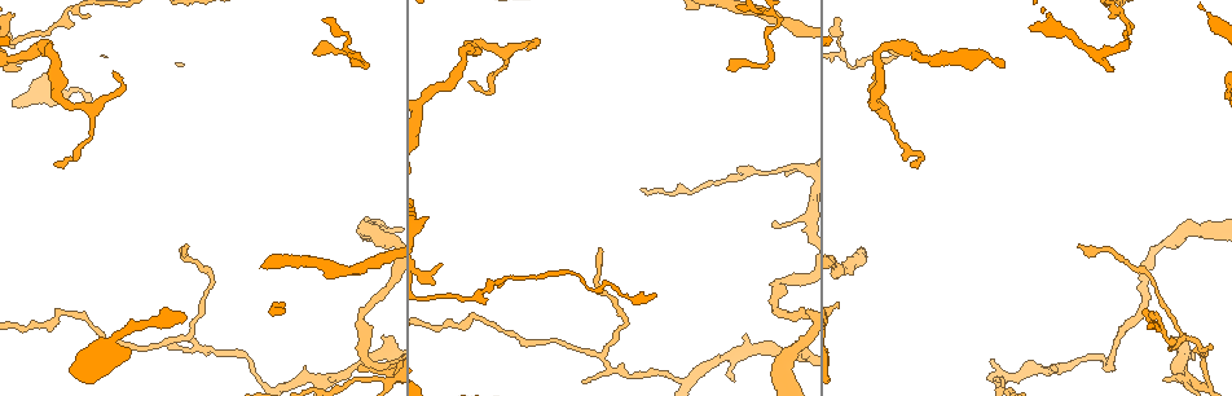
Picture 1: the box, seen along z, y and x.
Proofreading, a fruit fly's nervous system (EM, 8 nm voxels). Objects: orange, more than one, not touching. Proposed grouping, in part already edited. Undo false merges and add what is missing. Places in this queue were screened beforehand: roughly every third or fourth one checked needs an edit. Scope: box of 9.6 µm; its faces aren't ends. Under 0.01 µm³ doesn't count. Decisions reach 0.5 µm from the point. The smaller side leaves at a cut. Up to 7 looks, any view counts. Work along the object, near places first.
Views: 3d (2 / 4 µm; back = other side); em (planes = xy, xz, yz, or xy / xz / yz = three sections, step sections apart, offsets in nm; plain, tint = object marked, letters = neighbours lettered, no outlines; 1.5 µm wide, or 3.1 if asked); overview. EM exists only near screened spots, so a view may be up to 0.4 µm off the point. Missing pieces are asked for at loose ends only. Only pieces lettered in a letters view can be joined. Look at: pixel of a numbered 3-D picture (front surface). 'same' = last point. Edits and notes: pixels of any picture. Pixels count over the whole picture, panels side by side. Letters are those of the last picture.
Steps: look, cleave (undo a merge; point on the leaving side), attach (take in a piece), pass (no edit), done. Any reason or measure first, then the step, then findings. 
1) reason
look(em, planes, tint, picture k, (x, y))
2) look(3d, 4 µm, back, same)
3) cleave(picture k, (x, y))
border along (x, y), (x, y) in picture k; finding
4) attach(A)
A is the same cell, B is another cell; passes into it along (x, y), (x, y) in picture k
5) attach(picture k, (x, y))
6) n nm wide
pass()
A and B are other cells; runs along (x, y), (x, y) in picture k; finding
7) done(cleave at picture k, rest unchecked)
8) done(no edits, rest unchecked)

sharp bend
look(em, planes, plain, picture 1, (884, 45))

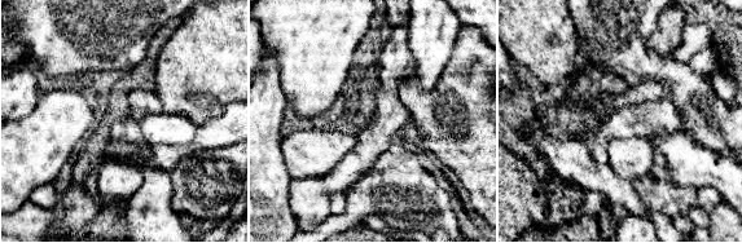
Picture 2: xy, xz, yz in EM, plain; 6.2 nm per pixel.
look(em, planes, letters, same)

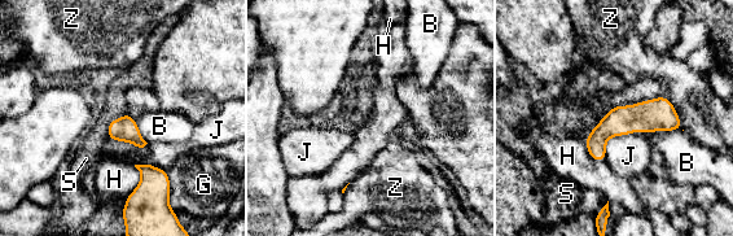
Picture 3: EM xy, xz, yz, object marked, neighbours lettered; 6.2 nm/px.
160 nm wide
pass()
B, G, H, J, S and Z are other cells; border along (644, 131), (613, 135), (604, 160) in picture 3; one cell here

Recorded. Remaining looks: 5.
an open end
look(3d, 2 µm, picture 1, (602, 250))

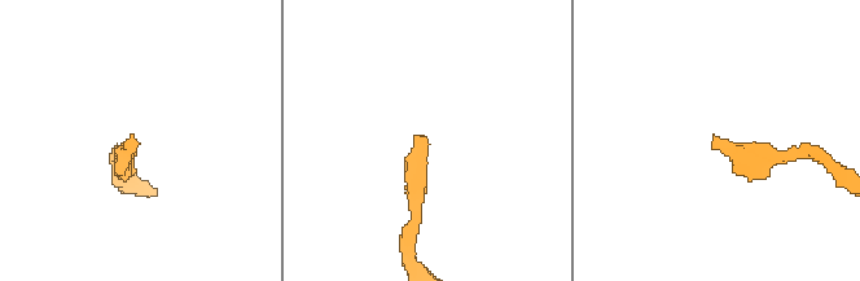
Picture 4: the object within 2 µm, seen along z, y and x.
look(em, planes, letters, picture 4, (130, 141))

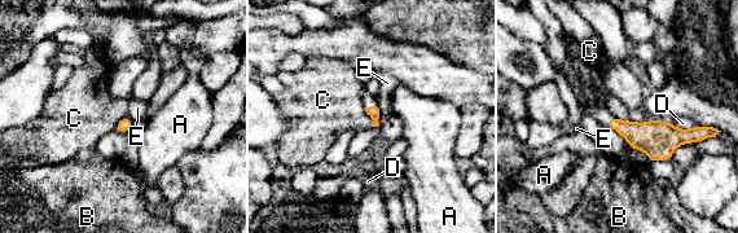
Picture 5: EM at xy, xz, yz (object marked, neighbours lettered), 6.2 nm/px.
80 nm wide; D touches over 160 nm
pass()
A, B, C, D and E are other cells; no lettered piece goes on from it

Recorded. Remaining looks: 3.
branch point
look(3d, 4 µm, picture 1, (1178, 376))

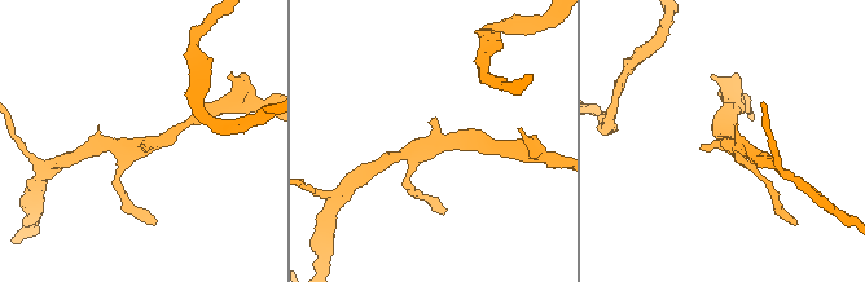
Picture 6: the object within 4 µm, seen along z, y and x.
look(em, planes, letters, picture 6, (431, 142))

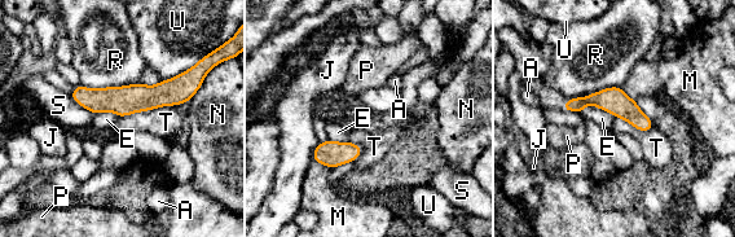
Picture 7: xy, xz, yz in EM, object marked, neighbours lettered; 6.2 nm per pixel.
170 nm wide
pass()
A, E, J, M, N, P, R, S, T and U are other cells; border along (581, 112), (594, 105), (615, 117) in picture 7; all the same cell

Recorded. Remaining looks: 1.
done(no edits, rest unchecked)

